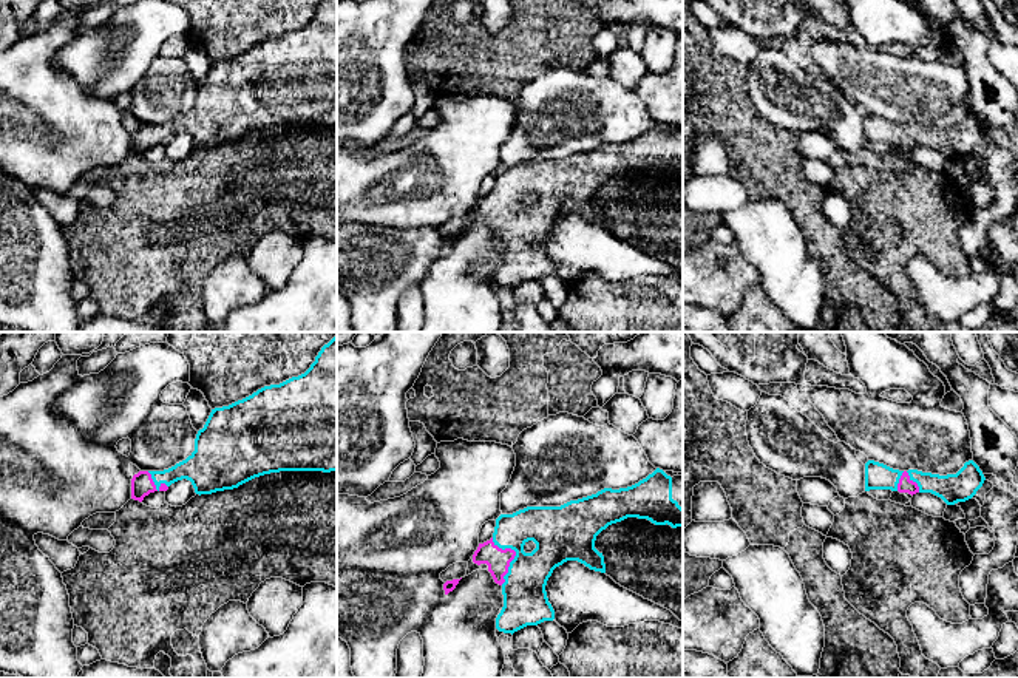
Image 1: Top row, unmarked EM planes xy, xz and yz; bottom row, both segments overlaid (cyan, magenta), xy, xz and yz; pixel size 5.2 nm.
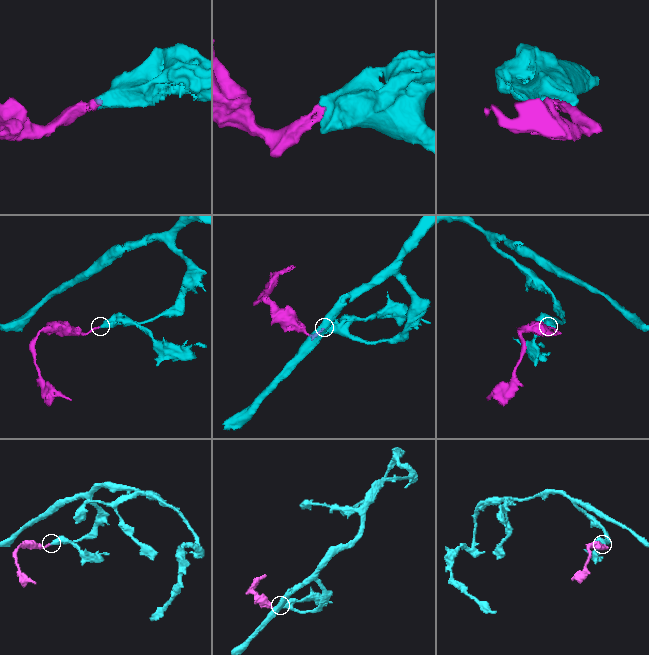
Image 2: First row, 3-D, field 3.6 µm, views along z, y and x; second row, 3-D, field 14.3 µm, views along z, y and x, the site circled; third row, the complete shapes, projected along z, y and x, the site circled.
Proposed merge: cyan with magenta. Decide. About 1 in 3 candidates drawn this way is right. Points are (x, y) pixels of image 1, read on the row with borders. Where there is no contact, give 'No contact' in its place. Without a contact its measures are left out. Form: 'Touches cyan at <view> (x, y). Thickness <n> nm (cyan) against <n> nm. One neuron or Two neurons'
Touches cyan at xz (515, 556). Thickness 260 nm (cyan) against 120 nm. One neuron

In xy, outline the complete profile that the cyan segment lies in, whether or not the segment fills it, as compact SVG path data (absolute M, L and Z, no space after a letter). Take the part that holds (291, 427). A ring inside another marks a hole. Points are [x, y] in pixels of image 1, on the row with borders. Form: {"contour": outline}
{"contour": "M337 335L321 347L304 374L212 409L196 434L195 451L168 470L134 474L131 499L142 502L150 493L167 491L182 479L190 480L201 496L280 471L337 471Z"}

